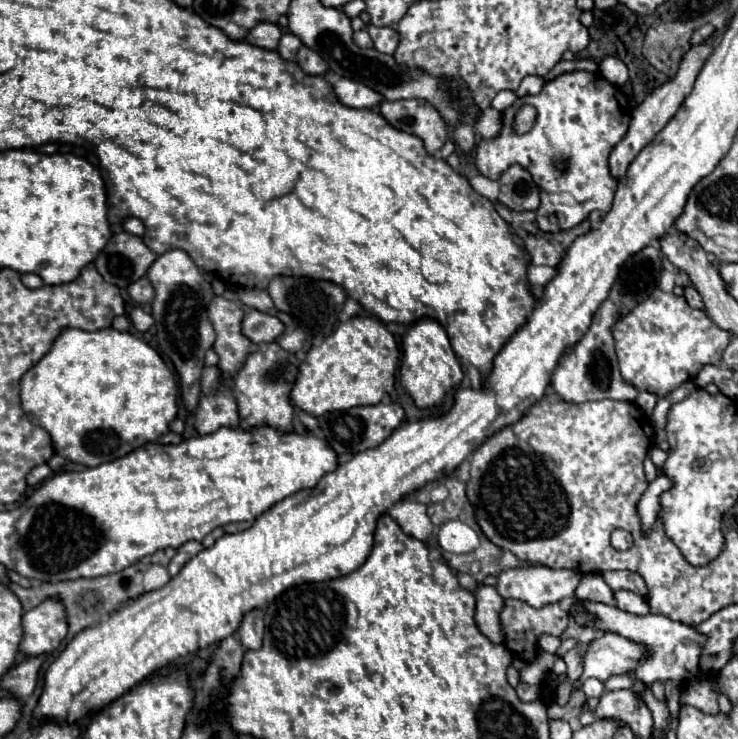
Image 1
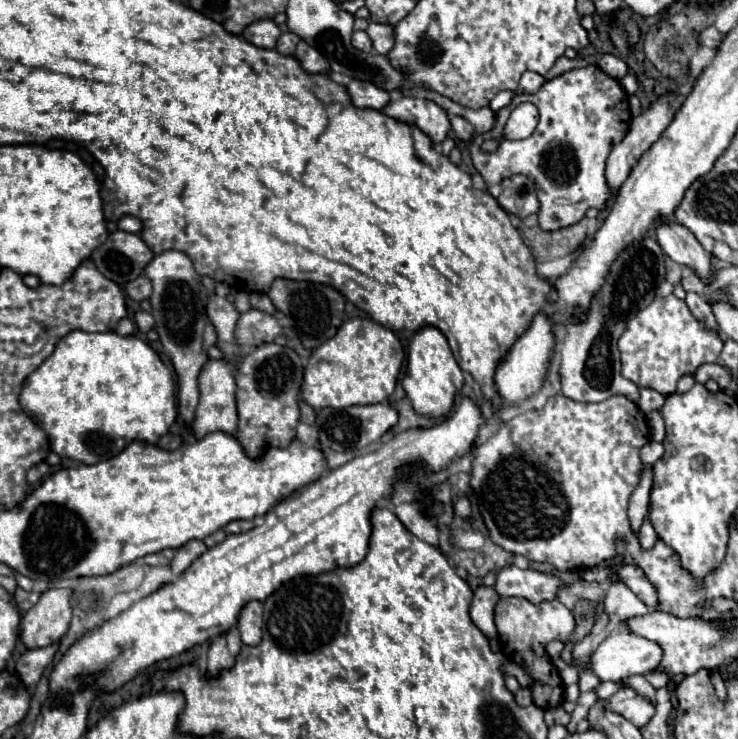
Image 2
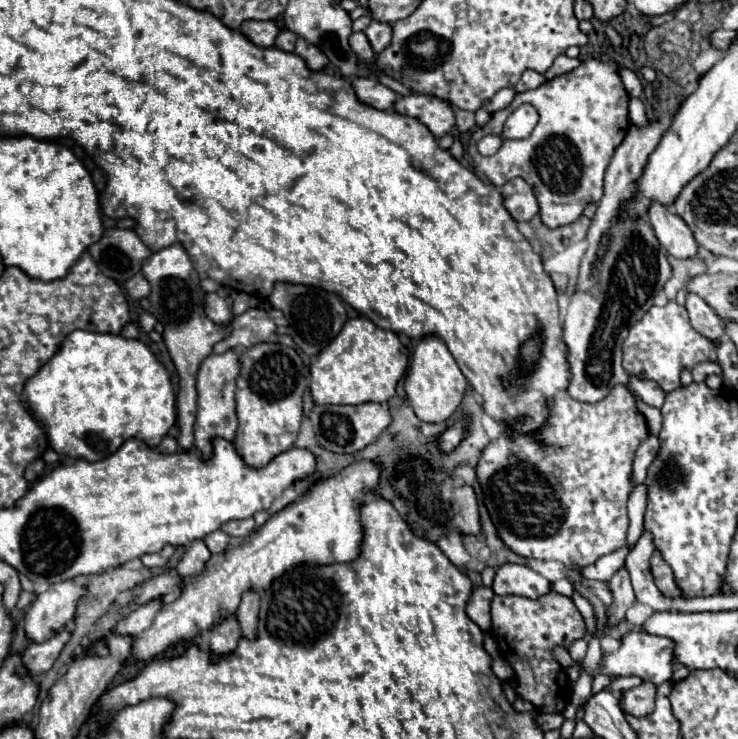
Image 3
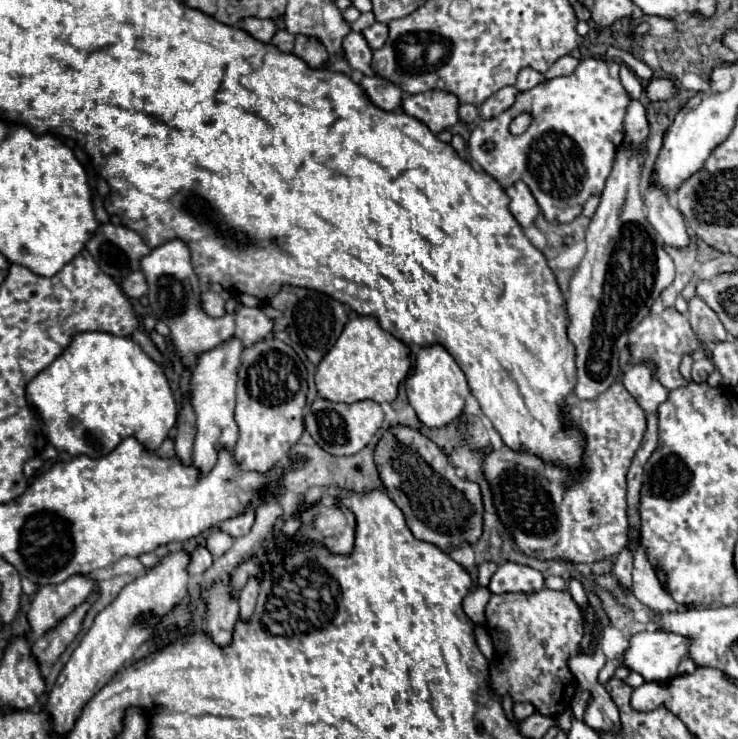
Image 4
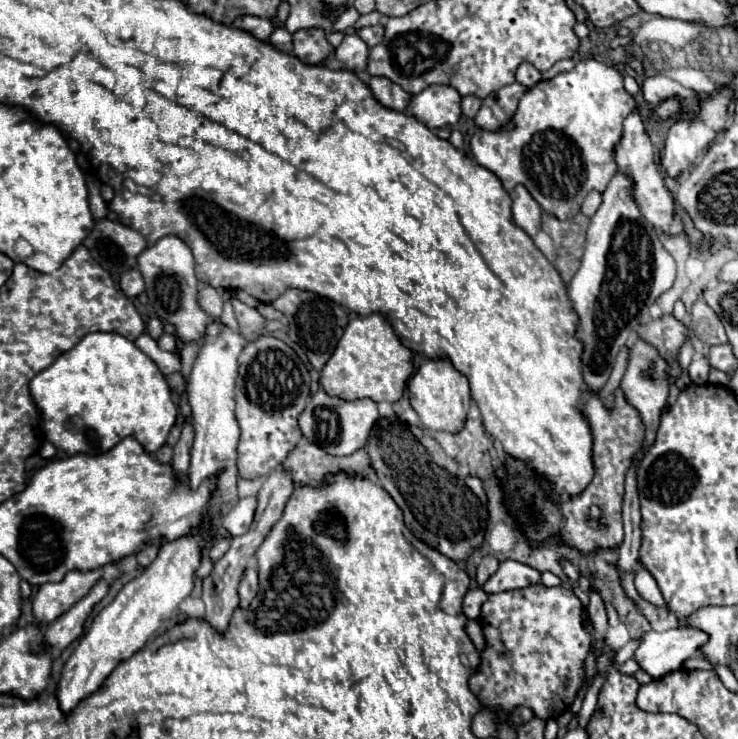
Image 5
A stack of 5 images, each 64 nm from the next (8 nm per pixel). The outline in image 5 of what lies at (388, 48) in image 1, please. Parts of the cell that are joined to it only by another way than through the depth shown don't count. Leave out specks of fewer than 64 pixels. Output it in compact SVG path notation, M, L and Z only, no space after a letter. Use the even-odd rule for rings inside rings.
M376 24L376 26L362 28L362 30L358 30L358 36L360 36L370 48L374 48L374 46L378 46L378 44L382 42L382 38L384 38L384 26L382 26L382 24Z

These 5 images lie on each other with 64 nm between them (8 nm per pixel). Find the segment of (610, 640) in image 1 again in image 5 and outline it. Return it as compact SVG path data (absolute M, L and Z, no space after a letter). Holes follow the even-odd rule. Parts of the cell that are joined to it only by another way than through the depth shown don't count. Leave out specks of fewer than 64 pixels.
M672 628L666 632L650 630L640 640L642 644L634 652L634 660L648 676L658 680L680 670L682 662L696 654L708 636L696 628Z

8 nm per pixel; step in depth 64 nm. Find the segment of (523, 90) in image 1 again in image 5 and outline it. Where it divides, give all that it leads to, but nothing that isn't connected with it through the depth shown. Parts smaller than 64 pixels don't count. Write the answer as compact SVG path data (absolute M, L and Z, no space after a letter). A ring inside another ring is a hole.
M520 64L518 66L518 72L516 72L516 82L526 86L526 88L532 88L534 84L538 84L542 80L542 74L532 66L532 64Z

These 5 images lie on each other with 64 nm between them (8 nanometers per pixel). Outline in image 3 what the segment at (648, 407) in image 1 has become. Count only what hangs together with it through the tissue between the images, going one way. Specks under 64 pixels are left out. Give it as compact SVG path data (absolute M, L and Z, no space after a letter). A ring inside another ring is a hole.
M632 376L630 378L630 390L648 406L654 406L654 408L660 408L664 404L664 392L658 388L656 382L652 380L642 380L642 378L636 378Z

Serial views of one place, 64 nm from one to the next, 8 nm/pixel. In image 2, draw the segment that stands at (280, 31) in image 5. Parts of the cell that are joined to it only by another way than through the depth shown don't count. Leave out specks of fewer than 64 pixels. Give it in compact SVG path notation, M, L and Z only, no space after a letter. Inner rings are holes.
M284 32L280 38L278 38L278 44L276 44L276 50L284 56L294 56L294 50L296 50L296 44L298 44L298 36L292 34L292 32Z

